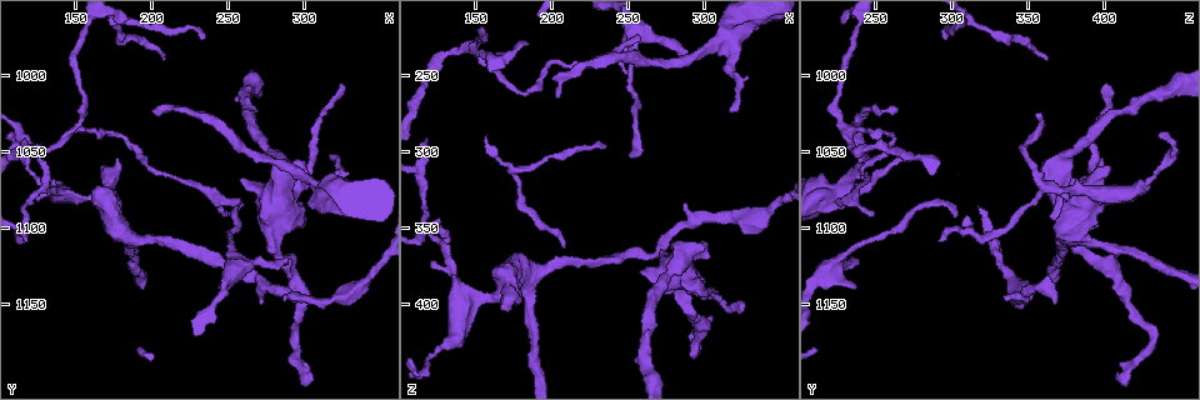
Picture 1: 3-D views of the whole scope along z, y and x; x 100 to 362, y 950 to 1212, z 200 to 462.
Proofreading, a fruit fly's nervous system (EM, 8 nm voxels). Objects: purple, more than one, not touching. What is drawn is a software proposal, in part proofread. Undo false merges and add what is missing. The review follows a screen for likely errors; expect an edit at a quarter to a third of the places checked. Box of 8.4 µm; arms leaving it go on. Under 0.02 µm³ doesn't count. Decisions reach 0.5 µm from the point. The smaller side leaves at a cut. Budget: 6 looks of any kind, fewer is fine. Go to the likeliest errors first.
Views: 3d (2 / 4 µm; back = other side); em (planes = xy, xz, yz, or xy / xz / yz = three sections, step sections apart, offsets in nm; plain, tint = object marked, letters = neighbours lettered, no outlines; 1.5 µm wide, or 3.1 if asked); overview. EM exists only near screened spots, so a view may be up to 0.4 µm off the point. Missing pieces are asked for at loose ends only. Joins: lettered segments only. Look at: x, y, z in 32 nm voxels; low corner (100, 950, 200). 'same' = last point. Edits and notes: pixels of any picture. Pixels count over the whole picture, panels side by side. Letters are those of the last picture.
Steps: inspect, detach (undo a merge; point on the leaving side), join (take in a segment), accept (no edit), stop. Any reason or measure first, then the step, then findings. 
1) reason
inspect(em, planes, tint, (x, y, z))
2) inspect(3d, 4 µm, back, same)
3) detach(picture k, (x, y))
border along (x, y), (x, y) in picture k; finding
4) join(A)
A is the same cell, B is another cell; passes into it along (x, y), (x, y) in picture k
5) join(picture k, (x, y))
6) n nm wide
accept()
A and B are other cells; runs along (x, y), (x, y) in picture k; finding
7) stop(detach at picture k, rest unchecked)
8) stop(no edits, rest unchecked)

branch stops here
inspect(3d, 2 µm, (288, 1122, 238))

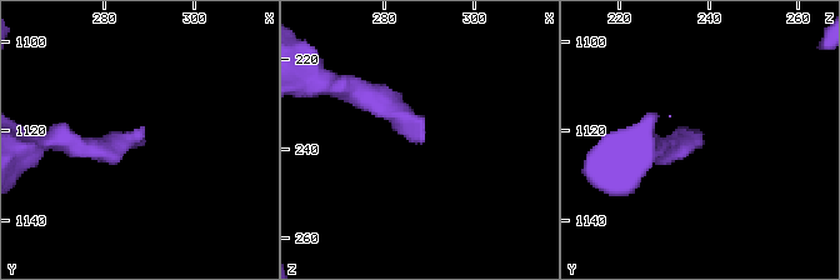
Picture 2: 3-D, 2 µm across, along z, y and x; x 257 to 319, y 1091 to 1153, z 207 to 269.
inspect(em, planes, letters, (288, 1120, 238))

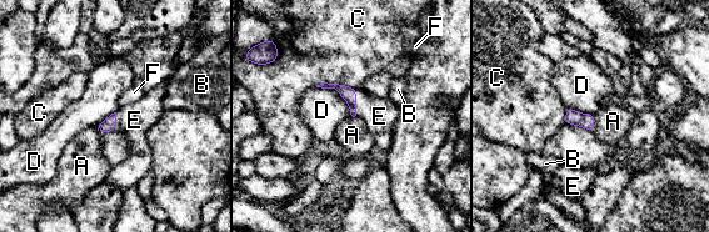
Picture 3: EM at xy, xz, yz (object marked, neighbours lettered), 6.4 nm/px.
join(E)
E is the same cell, A, B, C, D and F are other cells; it goes on there

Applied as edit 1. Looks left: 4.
thin end
inspect(em, yz, step 8, tint, (316, 1052, 272))

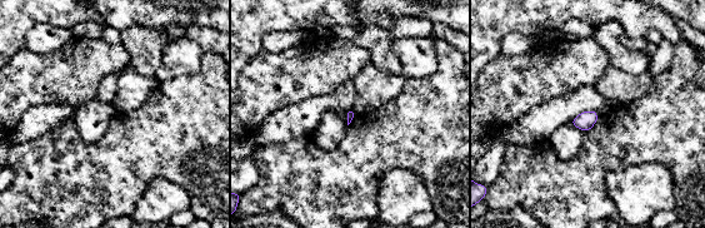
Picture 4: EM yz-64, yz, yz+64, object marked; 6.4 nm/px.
cut it another way
inspect(em, planes, letters, same)

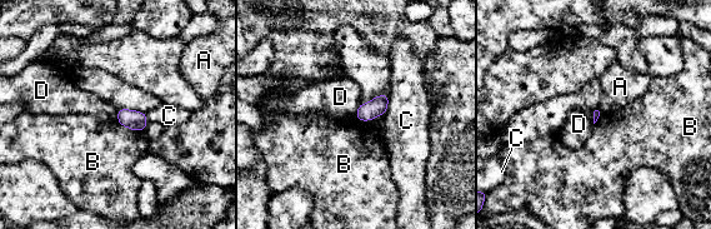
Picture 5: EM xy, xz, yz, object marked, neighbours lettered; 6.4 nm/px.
B touches over 180 nm
accept()
A, B, C and D are other cells; border along (116, 109), (118, 122) in picture 5; no lettered segment goes on from it

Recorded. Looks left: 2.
stop(join at picture 3, rest unchecked)

